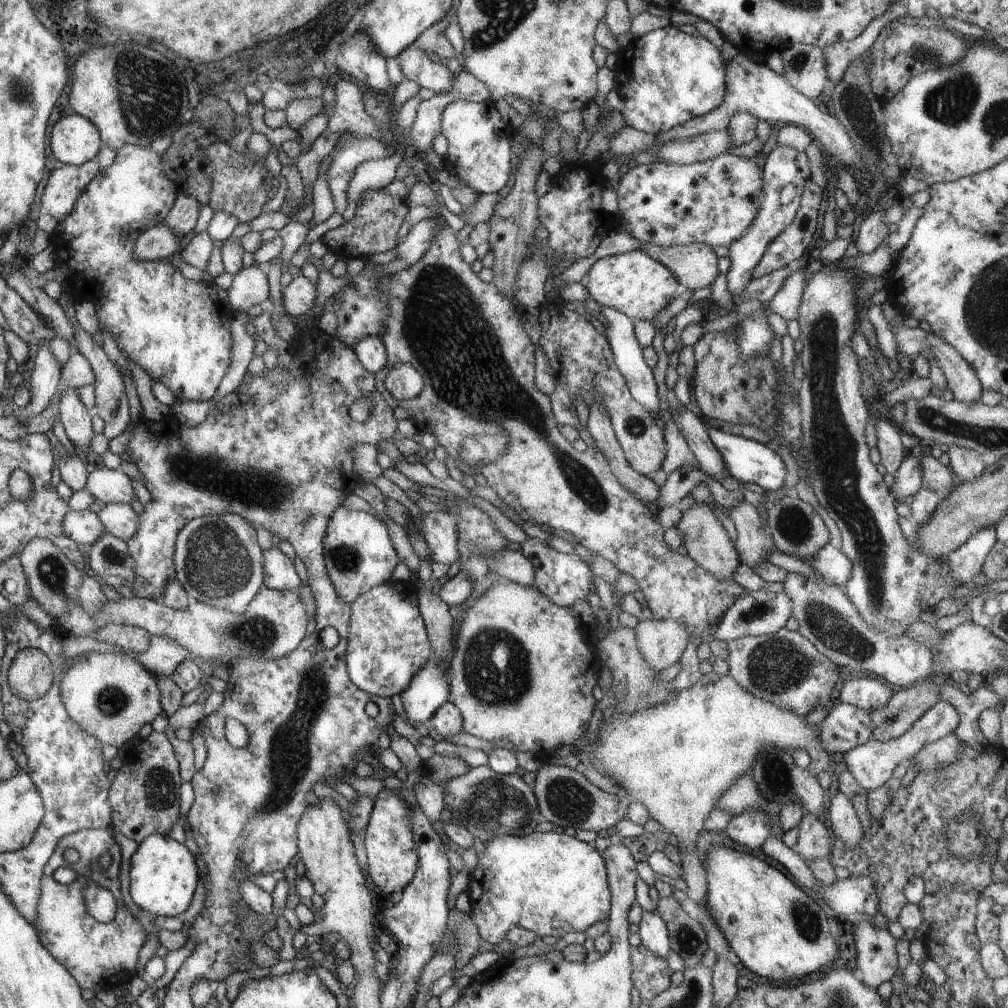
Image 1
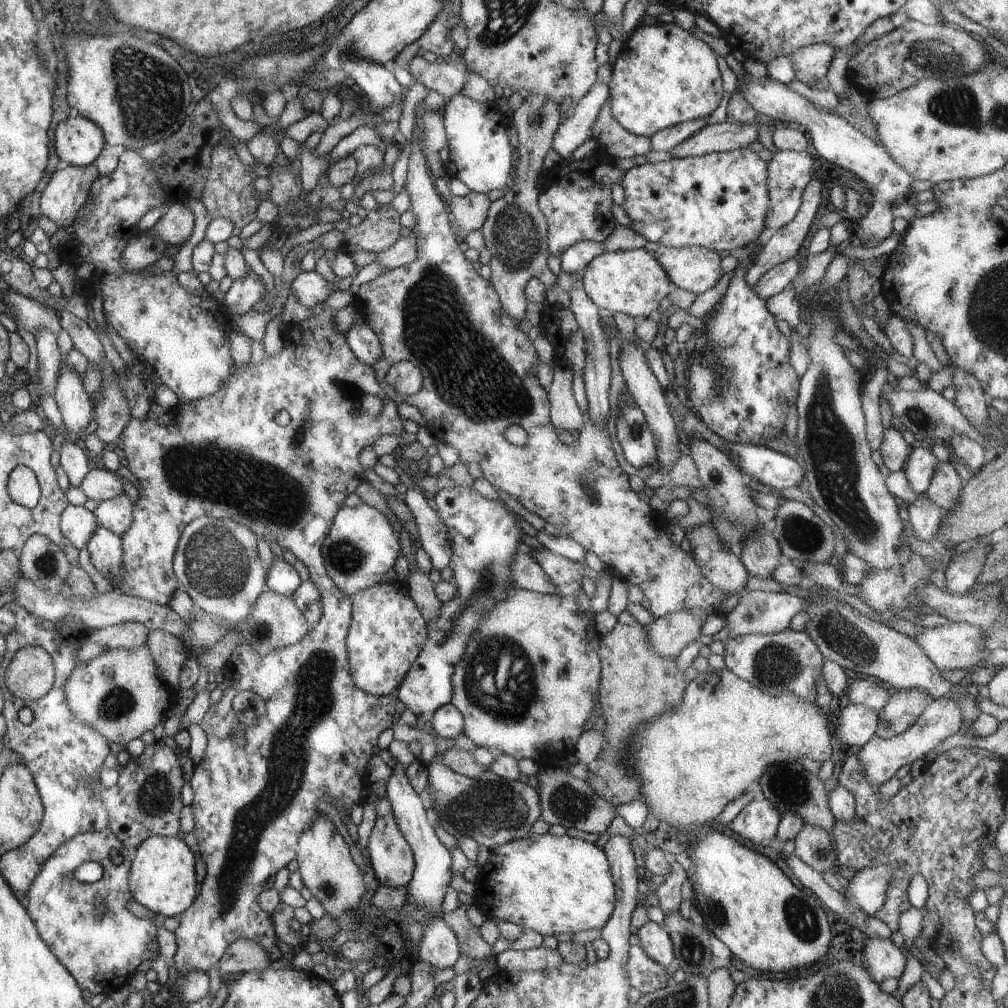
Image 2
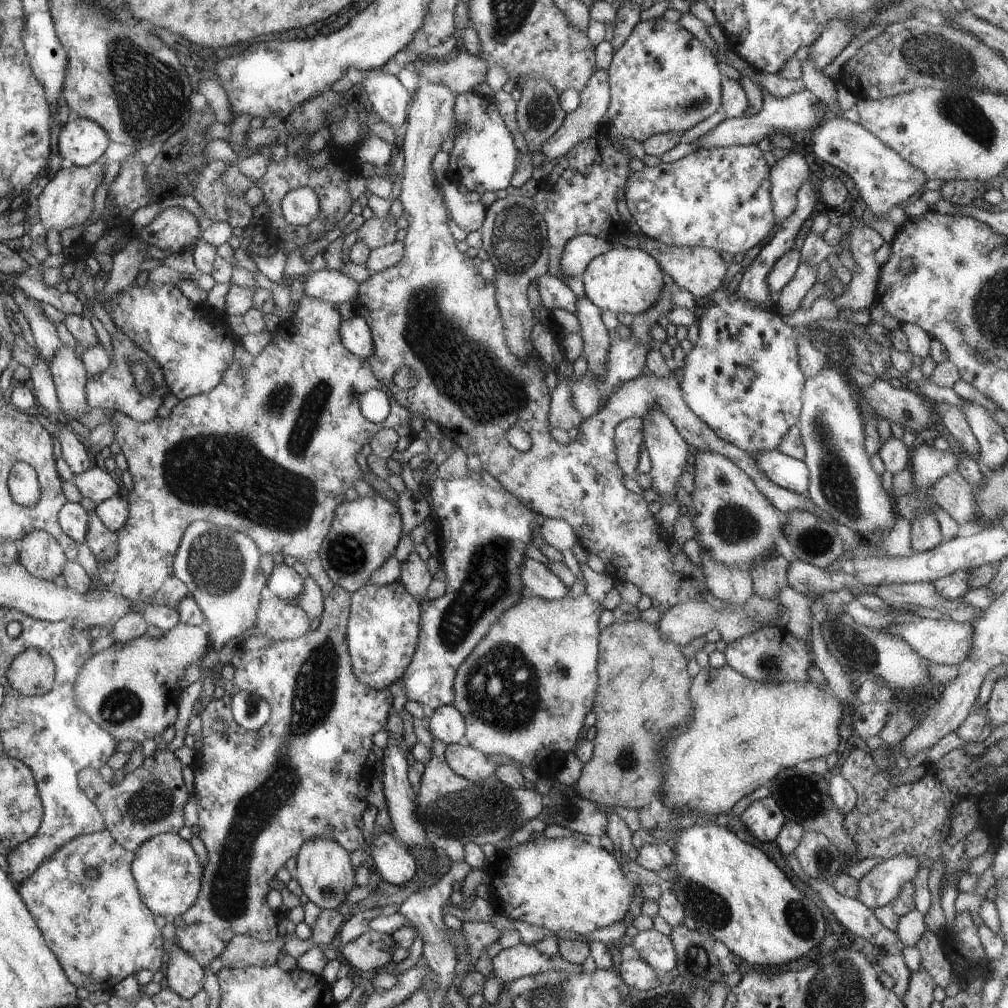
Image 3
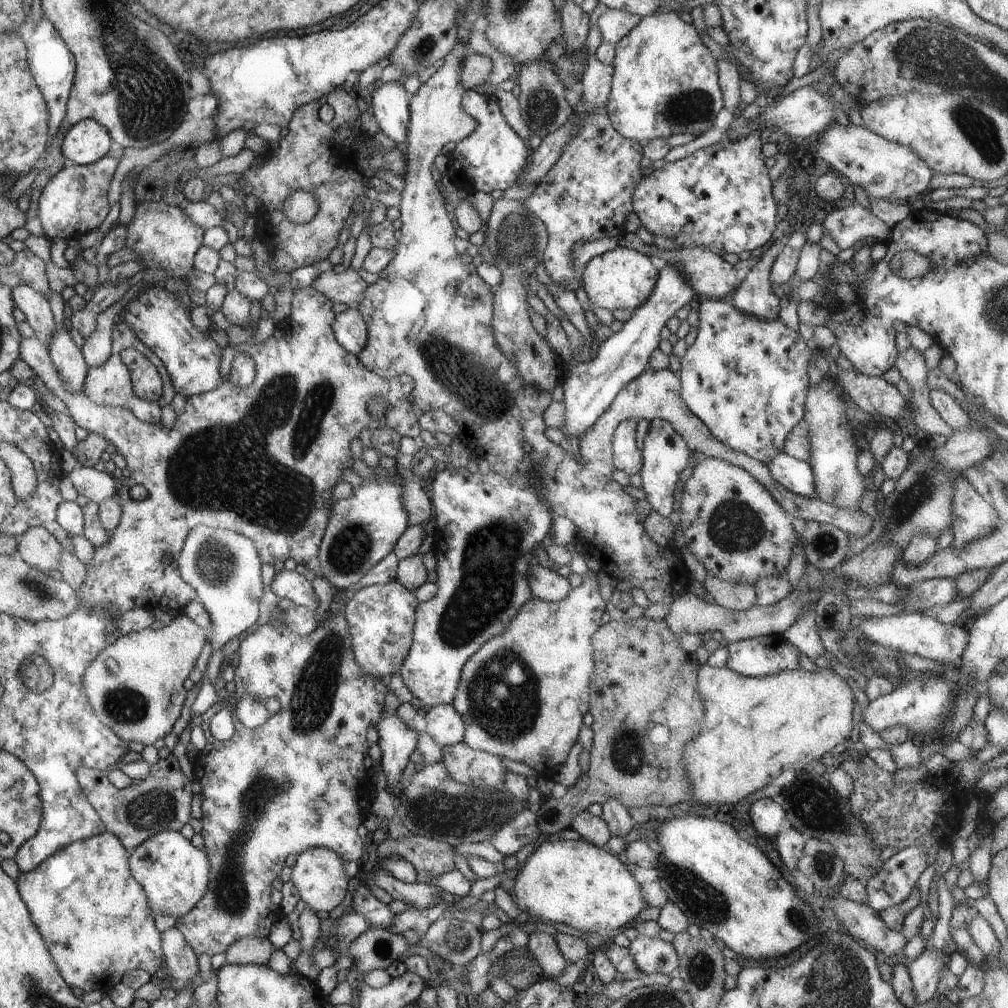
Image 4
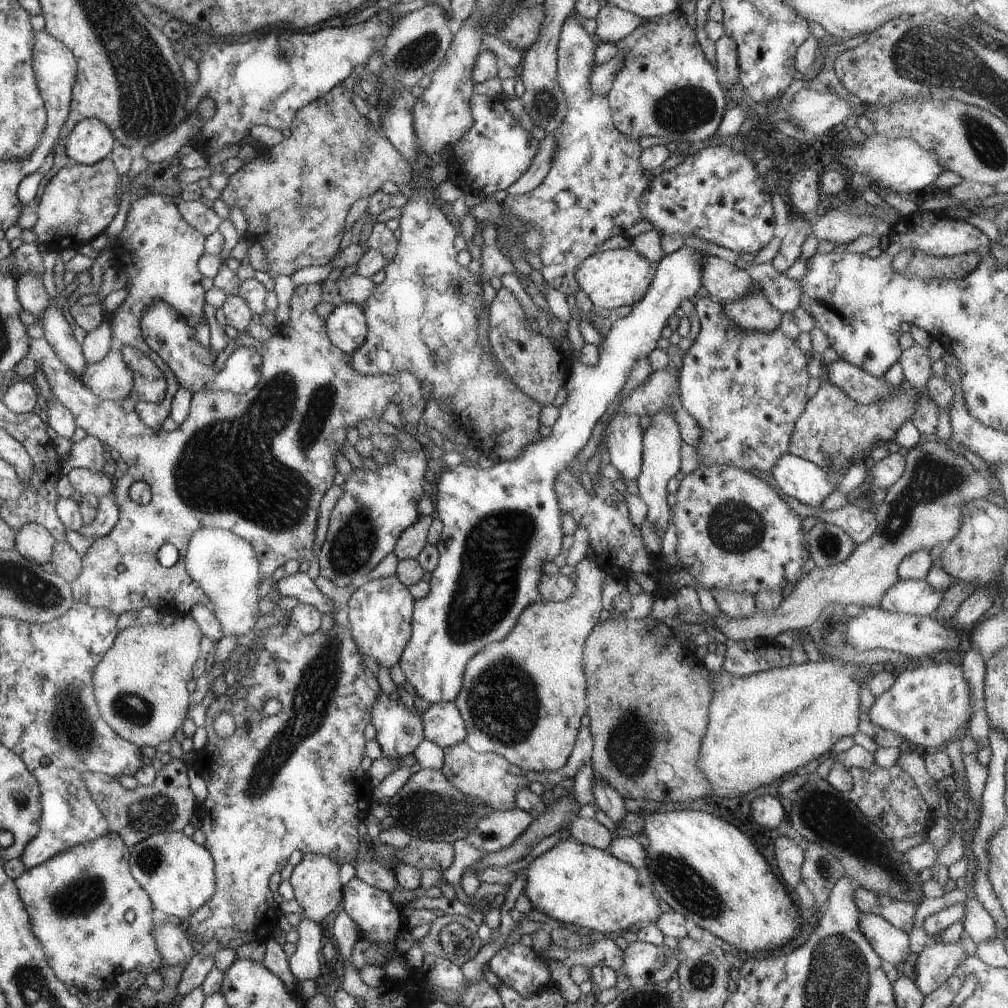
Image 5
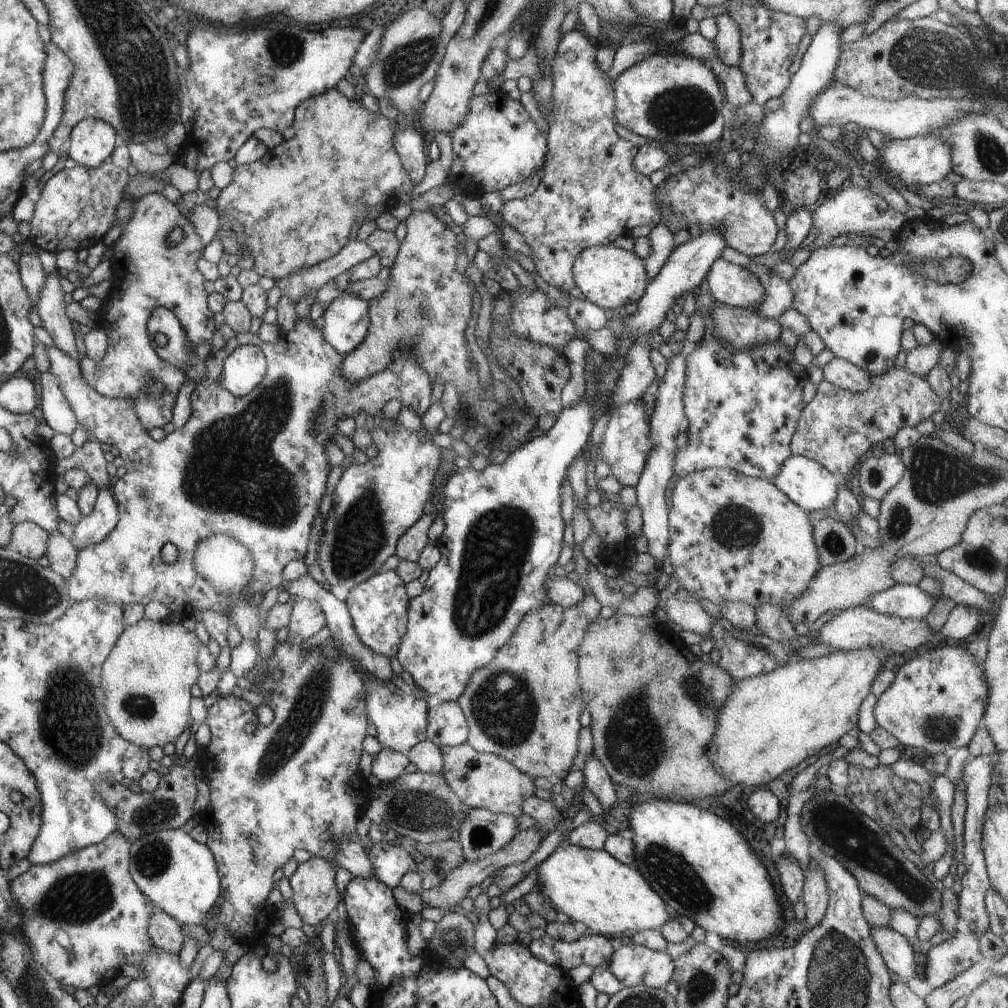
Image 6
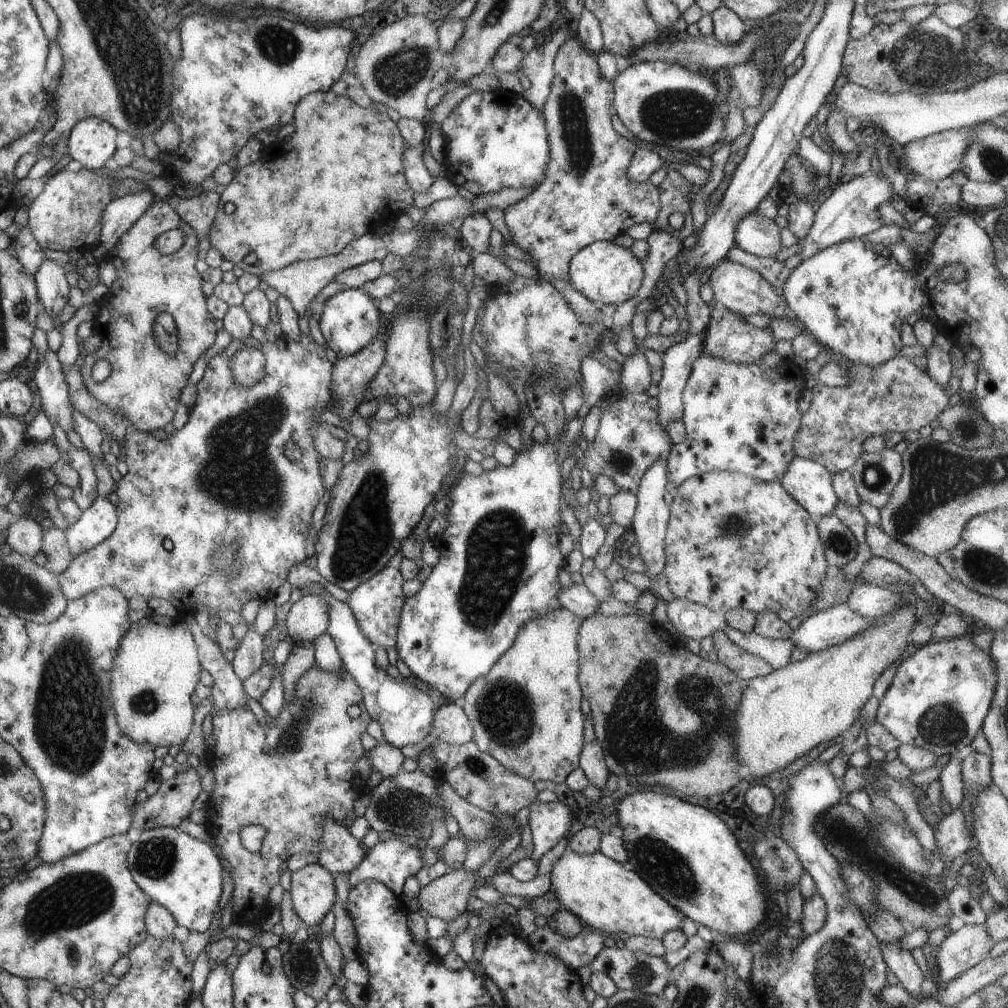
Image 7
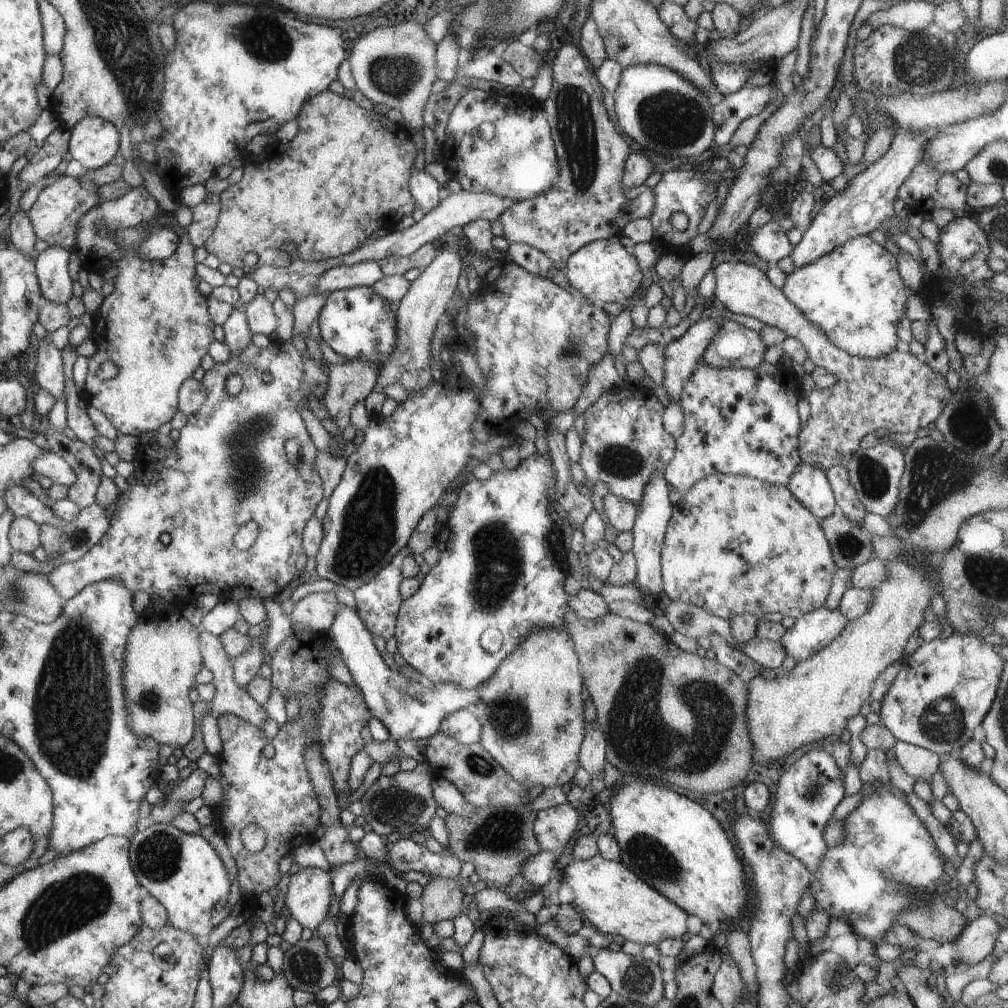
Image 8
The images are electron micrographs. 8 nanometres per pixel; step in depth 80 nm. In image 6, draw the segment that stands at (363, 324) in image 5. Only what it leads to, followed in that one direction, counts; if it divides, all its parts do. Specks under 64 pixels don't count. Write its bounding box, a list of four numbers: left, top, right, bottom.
[320,292,370,355]

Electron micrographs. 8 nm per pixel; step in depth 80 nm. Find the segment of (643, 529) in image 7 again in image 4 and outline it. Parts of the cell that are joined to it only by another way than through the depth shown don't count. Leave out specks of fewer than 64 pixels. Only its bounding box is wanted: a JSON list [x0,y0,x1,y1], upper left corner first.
[640,419,691,517]

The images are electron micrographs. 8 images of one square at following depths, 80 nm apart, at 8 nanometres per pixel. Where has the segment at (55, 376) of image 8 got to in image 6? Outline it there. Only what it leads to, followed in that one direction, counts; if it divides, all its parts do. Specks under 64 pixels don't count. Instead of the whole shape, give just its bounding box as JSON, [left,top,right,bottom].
[40,371,80,435]

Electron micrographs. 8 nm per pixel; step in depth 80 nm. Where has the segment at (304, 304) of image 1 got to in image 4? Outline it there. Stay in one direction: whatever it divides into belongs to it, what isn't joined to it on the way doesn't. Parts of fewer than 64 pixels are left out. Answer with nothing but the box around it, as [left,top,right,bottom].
[311,268,368,306]

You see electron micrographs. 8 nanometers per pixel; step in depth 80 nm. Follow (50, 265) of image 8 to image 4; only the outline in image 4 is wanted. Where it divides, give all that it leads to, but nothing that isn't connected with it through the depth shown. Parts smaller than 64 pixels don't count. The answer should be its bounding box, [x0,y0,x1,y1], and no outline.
[48,325,90,392]

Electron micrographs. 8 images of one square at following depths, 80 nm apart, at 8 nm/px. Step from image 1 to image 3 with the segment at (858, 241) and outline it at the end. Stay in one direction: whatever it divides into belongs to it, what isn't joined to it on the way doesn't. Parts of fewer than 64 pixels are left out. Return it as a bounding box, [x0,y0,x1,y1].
[814,115,927,220]

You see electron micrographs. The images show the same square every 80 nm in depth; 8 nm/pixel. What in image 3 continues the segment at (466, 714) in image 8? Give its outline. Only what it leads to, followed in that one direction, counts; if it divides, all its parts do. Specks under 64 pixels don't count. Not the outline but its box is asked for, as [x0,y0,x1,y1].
[429,704,465,743]

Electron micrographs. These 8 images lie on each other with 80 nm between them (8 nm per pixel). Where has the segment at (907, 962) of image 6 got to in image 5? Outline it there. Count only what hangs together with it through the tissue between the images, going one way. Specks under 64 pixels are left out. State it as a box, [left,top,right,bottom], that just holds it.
[858,913,911,966]

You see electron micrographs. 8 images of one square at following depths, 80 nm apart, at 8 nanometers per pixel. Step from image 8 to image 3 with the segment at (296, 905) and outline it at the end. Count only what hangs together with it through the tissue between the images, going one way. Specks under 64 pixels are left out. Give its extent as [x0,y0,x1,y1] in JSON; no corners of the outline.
[294,837,363,908]

